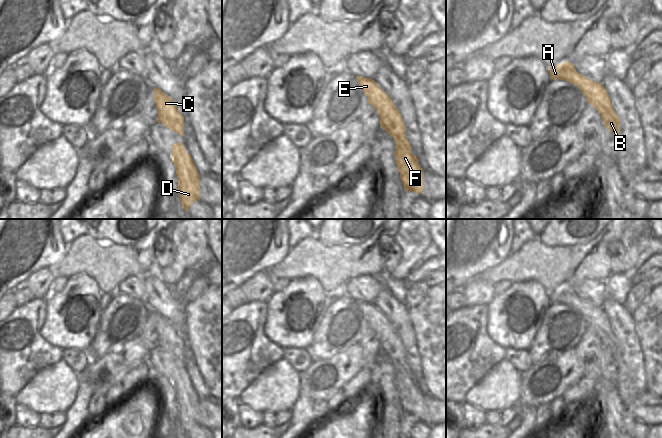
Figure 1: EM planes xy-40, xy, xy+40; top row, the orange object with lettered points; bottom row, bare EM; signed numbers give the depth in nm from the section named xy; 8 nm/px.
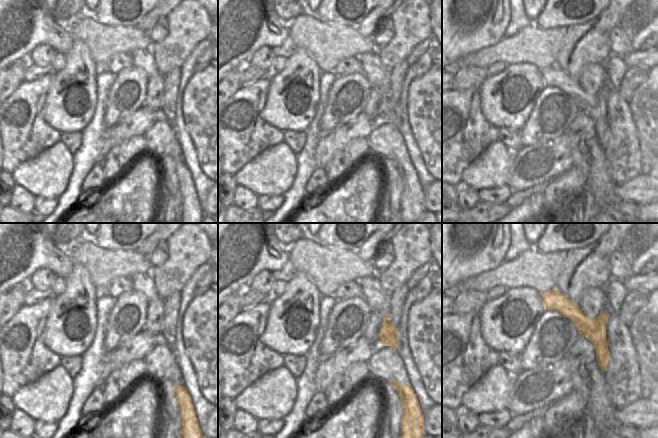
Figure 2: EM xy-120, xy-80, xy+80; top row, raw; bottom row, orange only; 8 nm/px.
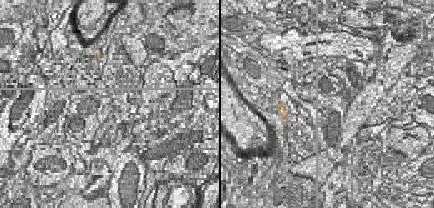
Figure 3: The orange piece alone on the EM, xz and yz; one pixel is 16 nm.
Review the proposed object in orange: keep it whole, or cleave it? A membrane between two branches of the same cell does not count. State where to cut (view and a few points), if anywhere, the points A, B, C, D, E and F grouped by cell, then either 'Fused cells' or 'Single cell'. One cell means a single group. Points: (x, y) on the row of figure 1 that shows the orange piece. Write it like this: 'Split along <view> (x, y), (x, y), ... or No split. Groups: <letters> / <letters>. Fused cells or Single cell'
No split. Groups: A B C D E F. Single cell

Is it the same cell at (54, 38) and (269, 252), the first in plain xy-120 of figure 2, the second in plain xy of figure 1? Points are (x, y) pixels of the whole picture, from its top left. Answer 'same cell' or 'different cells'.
same cell

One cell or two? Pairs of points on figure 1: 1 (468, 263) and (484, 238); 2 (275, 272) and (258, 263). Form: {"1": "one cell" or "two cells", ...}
{"1": "one cell", "2": "two cells"}

